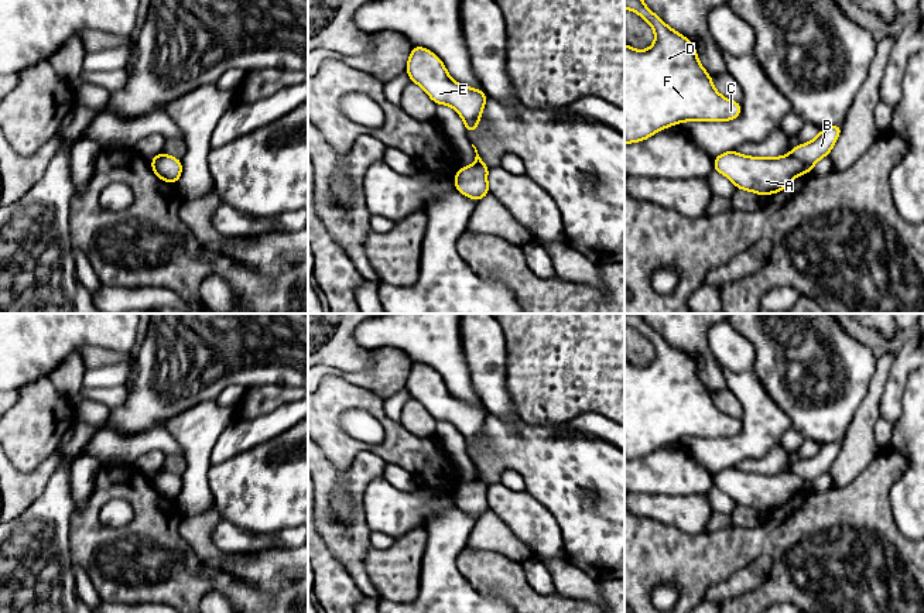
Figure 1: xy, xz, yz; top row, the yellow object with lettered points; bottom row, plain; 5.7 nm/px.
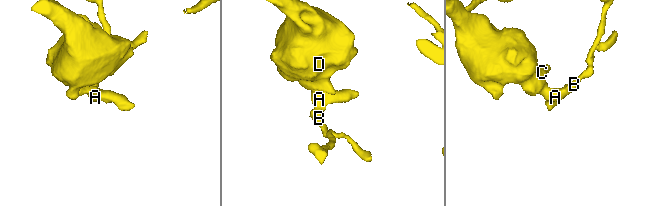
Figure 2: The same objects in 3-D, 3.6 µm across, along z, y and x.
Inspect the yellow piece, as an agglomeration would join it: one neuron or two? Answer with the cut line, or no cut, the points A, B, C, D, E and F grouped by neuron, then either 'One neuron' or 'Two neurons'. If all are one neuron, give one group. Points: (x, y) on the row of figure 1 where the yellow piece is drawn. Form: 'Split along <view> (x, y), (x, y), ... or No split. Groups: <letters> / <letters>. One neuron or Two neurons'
Split along yz (790, 153), (810, 170). Groups: A C D E F / B. Two neurons

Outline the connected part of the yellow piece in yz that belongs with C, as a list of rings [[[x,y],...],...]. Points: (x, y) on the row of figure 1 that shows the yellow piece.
[[[624,0],[624,8],[637,13],[656,32],[653,45],[646,51],[624,44],[624,144],[647,140],[681,121],[728,121],[739,117],[742,103],[716,92],[692,41],[670,28],[643,0]]]

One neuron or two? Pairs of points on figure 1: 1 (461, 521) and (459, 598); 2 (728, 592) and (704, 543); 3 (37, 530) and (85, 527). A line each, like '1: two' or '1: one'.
1: one
2: two
3: two

